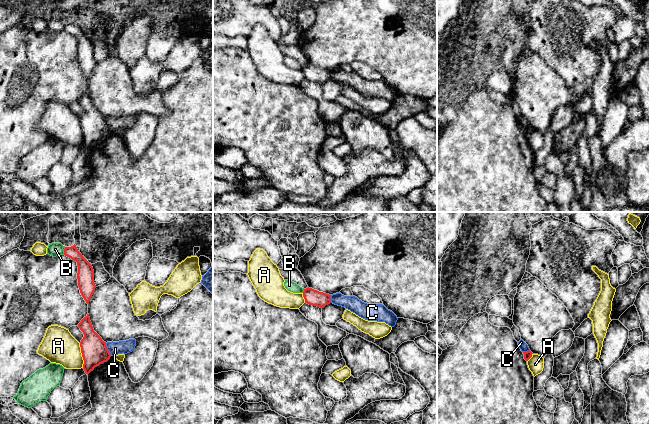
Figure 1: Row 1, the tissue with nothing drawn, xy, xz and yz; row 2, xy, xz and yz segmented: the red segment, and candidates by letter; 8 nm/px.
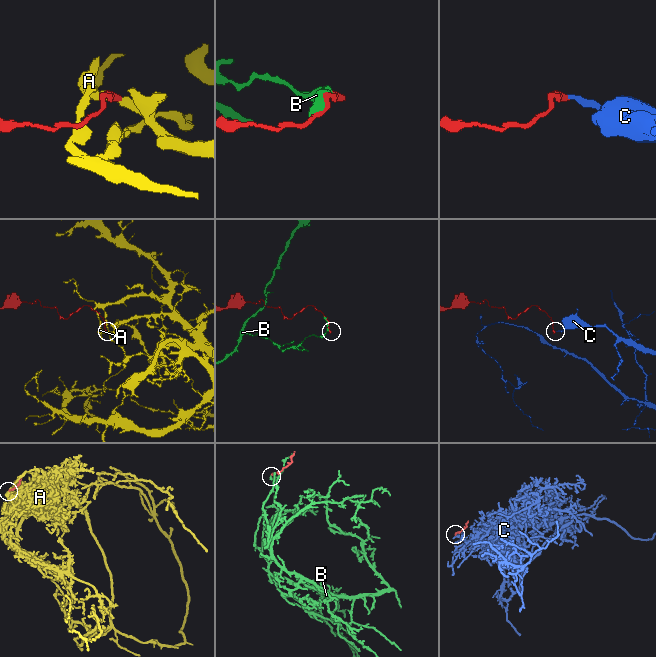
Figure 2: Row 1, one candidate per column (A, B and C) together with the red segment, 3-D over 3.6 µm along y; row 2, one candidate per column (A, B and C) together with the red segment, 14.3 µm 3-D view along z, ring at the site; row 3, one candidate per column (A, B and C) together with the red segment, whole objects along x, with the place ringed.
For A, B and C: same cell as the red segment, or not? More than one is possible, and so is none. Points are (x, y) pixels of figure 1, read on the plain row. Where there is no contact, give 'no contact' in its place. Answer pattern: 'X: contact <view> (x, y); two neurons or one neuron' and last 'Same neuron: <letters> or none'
A: contact xy (82, 131); two neurons
B: contact xy (64, 26); two neurons
C: contact xy (107, 125); two neurons
Same neuron: none

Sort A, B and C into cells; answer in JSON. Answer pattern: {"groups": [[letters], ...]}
{"groups": [["A"], ["B"], ["C"]]}

